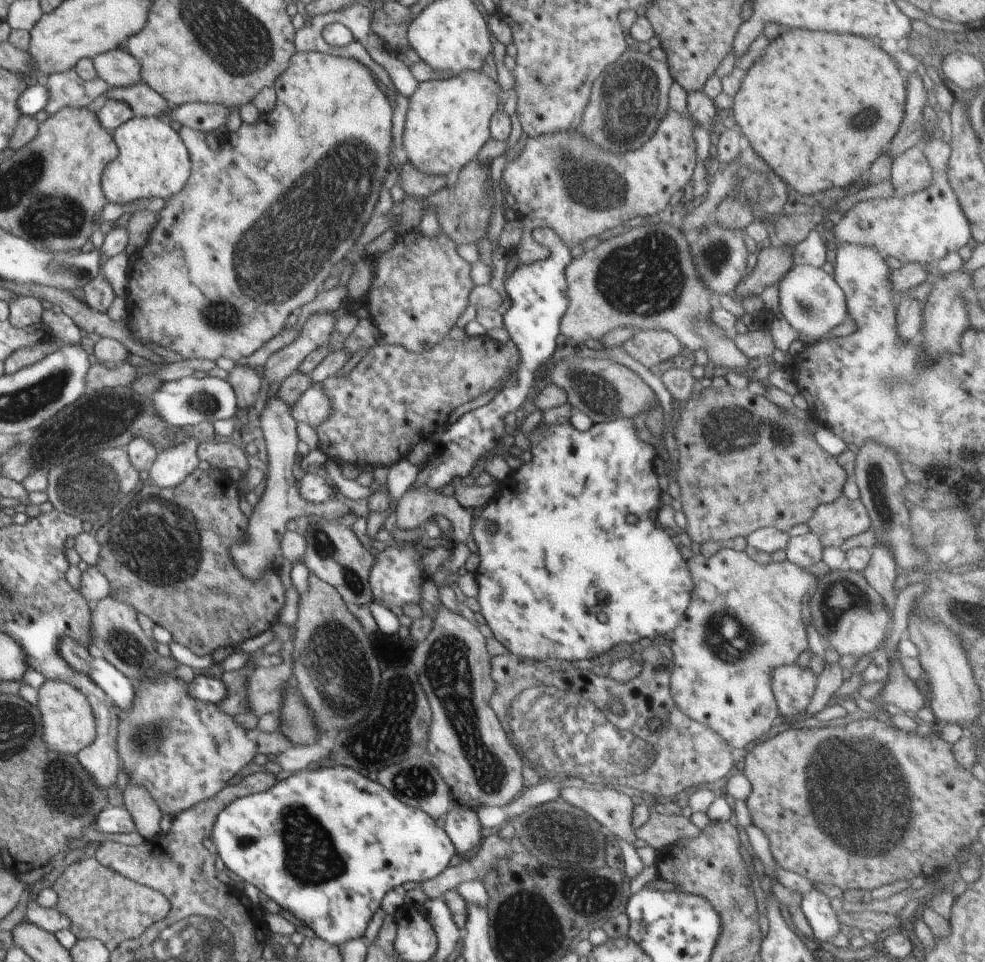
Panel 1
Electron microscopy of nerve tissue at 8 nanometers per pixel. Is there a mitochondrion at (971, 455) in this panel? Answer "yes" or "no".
no

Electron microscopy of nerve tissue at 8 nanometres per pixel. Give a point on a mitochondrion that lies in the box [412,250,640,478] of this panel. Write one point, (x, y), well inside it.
(600, 396)

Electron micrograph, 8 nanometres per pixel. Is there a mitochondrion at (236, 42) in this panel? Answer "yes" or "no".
yes

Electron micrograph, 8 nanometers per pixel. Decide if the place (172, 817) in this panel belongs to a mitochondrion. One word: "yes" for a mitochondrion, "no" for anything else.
no

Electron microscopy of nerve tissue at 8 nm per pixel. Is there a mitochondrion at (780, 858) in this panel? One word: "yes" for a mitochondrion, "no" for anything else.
no

